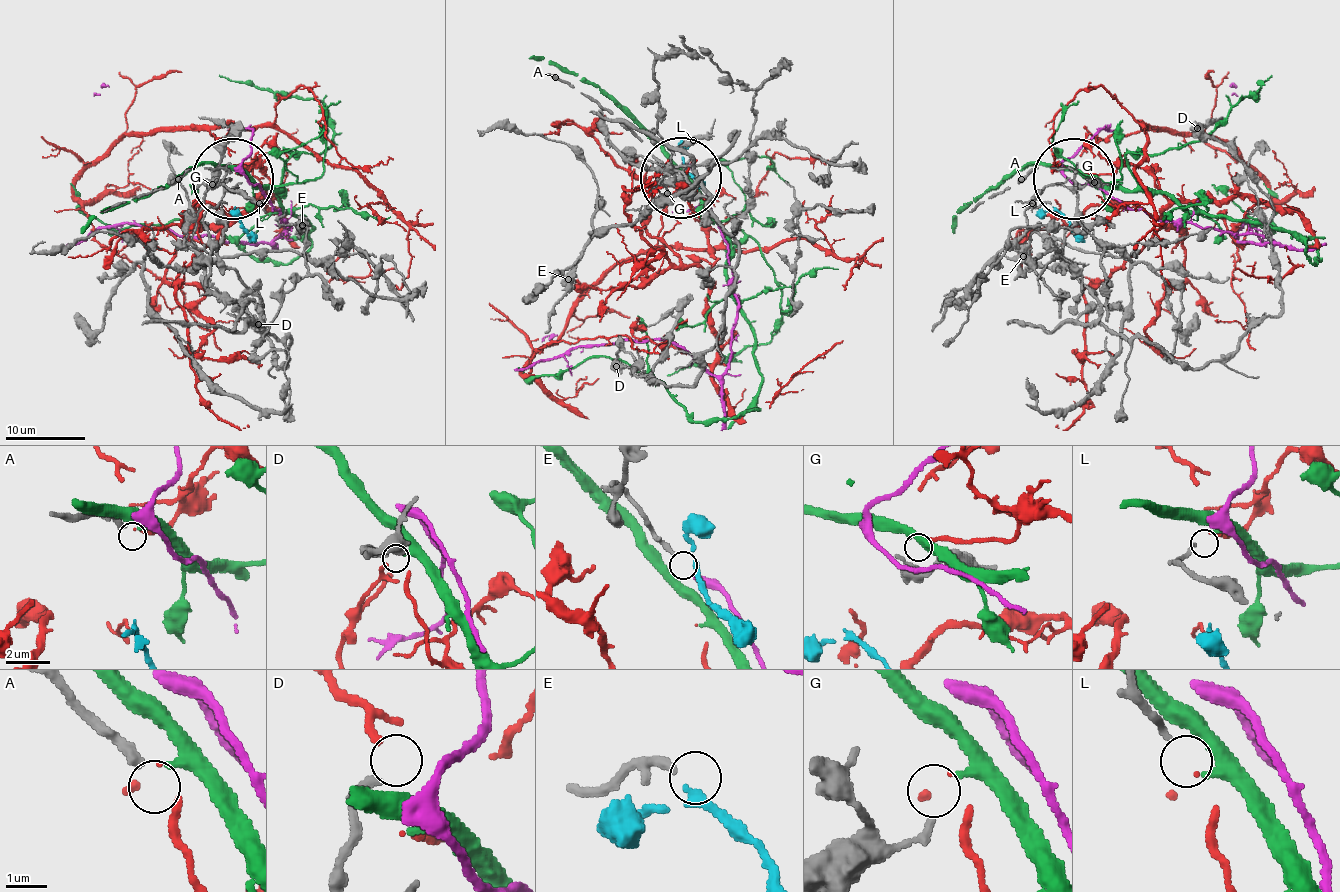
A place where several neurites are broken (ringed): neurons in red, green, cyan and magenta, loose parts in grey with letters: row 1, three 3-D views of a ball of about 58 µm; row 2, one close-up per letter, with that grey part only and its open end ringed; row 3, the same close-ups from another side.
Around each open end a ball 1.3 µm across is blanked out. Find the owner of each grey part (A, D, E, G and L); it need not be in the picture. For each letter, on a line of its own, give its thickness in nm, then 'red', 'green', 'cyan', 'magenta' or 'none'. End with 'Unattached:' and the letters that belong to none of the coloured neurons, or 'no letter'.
A: 280 nm | none
D: 240 nm | none
E: 150 nm | cyan
G: 180 nm | green
L: 170 nm | red
Unattached: A, D

